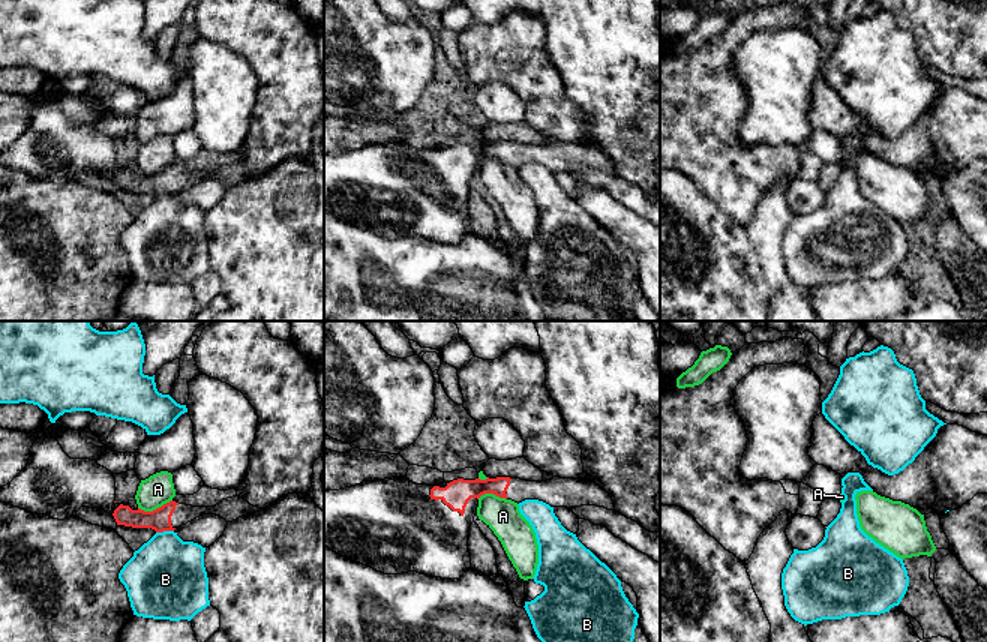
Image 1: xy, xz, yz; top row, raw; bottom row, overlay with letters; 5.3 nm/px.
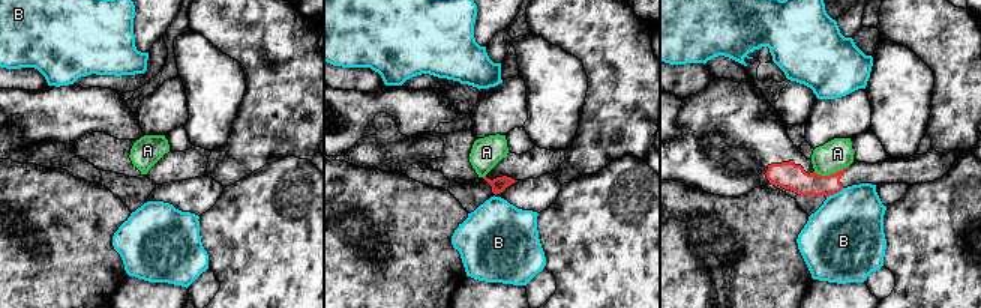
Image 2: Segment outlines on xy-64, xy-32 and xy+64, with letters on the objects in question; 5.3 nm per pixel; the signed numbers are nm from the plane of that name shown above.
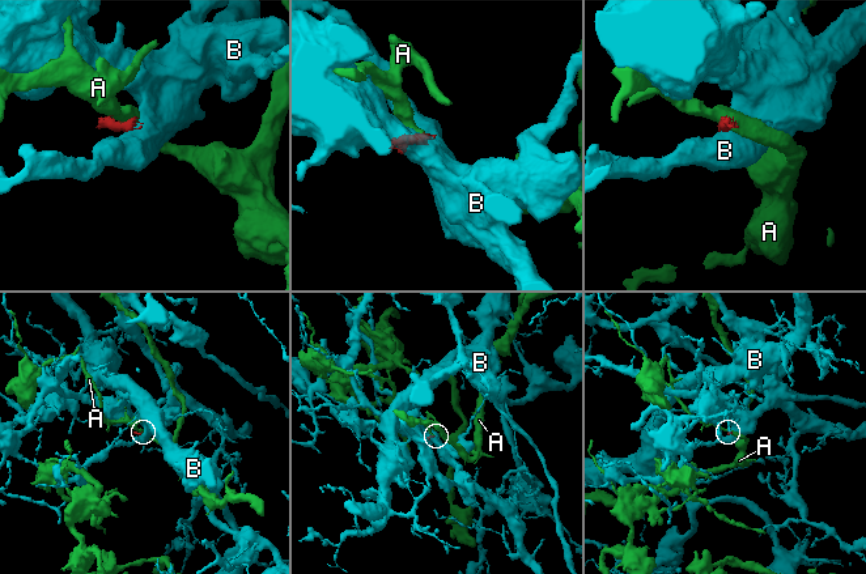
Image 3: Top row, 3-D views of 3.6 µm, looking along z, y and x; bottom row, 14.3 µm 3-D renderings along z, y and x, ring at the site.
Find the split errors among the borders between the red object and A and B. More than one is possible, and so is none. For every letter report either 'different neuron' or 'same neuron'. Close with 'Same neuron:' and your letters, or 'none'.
A: different neuron
B: different neuron
Same neuron: none

